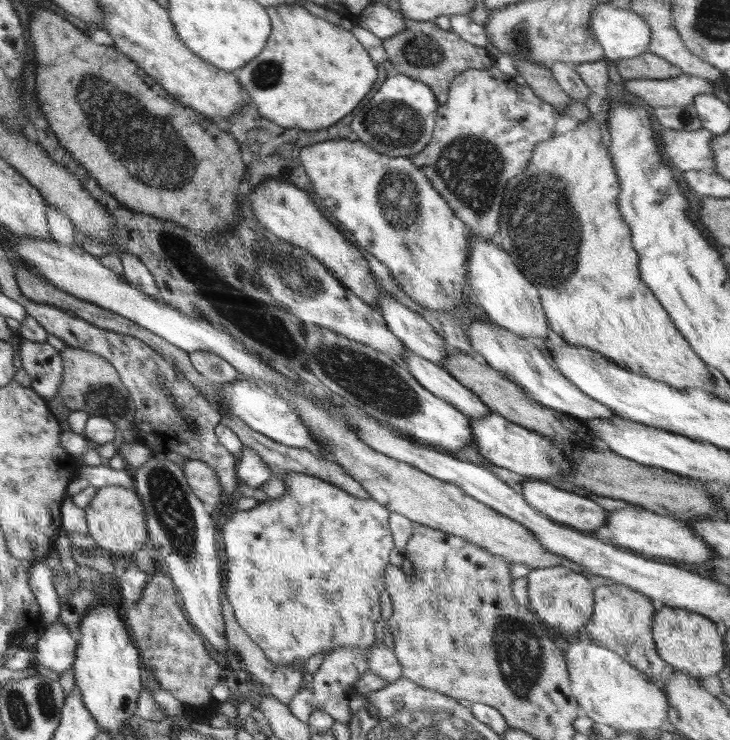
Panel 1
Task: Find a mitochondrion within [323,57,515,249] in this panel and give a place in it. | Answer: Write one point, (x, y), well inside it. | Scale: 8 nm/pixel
(472, 170)

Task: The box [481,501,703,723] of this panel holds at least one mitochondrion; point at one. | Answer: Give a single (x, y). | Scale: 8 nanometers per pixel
(521, 658)

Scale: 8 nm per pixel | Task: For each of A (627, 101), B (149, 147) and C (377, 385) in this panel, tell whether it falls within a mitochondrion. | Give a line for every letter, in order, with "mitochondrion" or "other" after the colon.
A: other
B: mitochondrion
C: mitochondrion

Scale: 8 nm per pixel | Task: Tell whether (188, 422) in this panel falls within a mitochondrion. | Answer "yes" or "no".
yes

